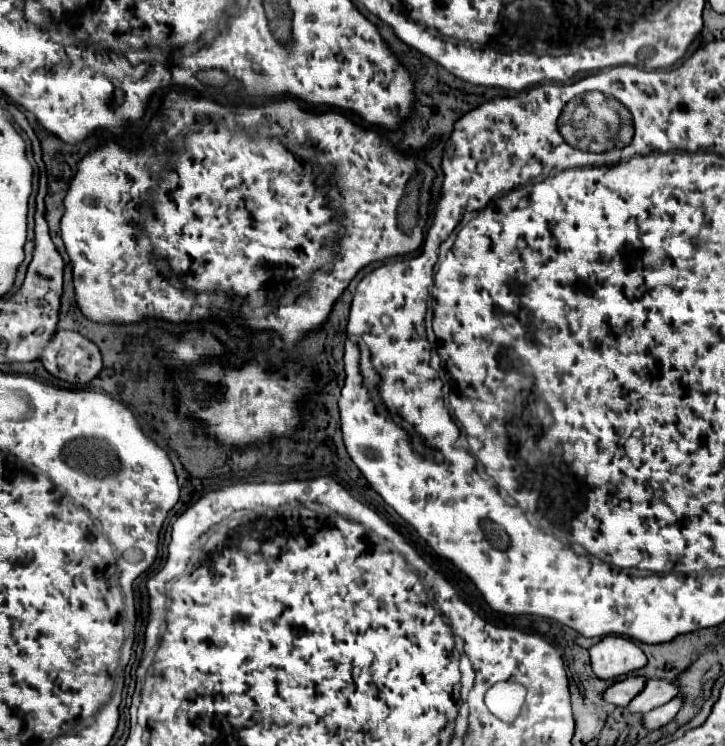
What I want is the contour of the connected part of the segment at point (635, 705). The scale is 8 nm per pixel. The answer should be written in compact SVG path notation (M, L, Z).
M651 678L647 684L645 684L645 690L641 694L637 694L631 704L627 706L631 712L649 712L669 700L673 700L675 696L679 694L679 688L675 682L669 682L669 680L657 680L657 678Z

